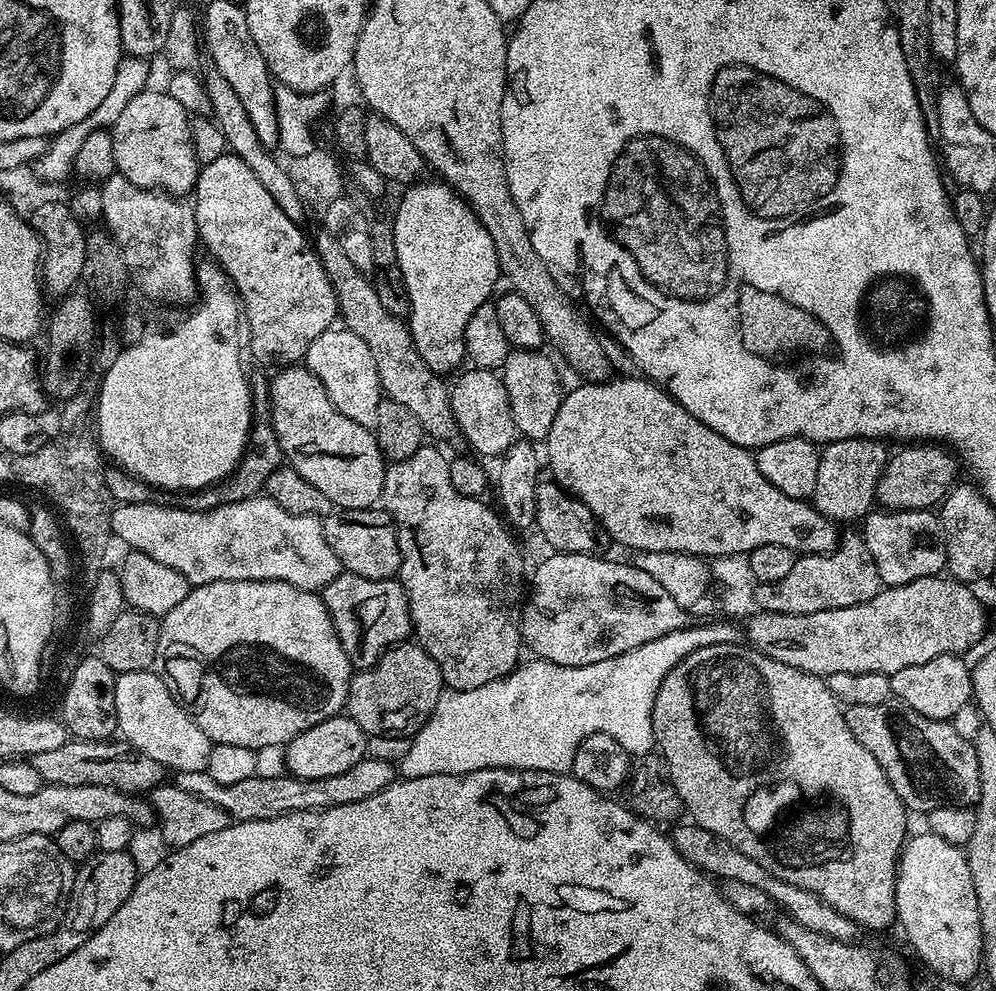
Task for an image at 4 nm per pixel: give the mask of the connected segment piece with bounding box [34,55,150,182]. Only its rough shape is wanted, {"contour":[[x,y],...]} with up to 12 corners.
{"contour":[[147,59],[118,62],[114,86],[82,122],[57,132],[35,160],[41,179],[66,181],[82,142],[111,129],[149,87]]}

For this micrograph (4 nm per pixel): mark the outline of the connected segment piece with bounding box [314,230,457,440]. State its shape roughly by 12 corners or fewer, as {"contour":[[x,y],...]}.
{"contour":[[329,232],[314,247],[383,395],[429,437],[457,431],[450,388]]}

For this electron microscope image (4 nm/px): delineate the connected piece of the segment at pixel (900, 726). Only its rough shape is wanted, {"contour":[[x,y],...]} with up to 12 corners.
{"contour":[[896,702],[844,708],[905,808],[980,798],[978,754]]}

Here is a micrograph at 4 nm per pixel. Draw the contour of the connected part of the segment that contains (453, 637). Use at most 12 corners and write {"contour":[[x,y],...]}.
{"contour":[[425,446],[384,470],[415,639],[449,689],[521,663],[524,560]]}

